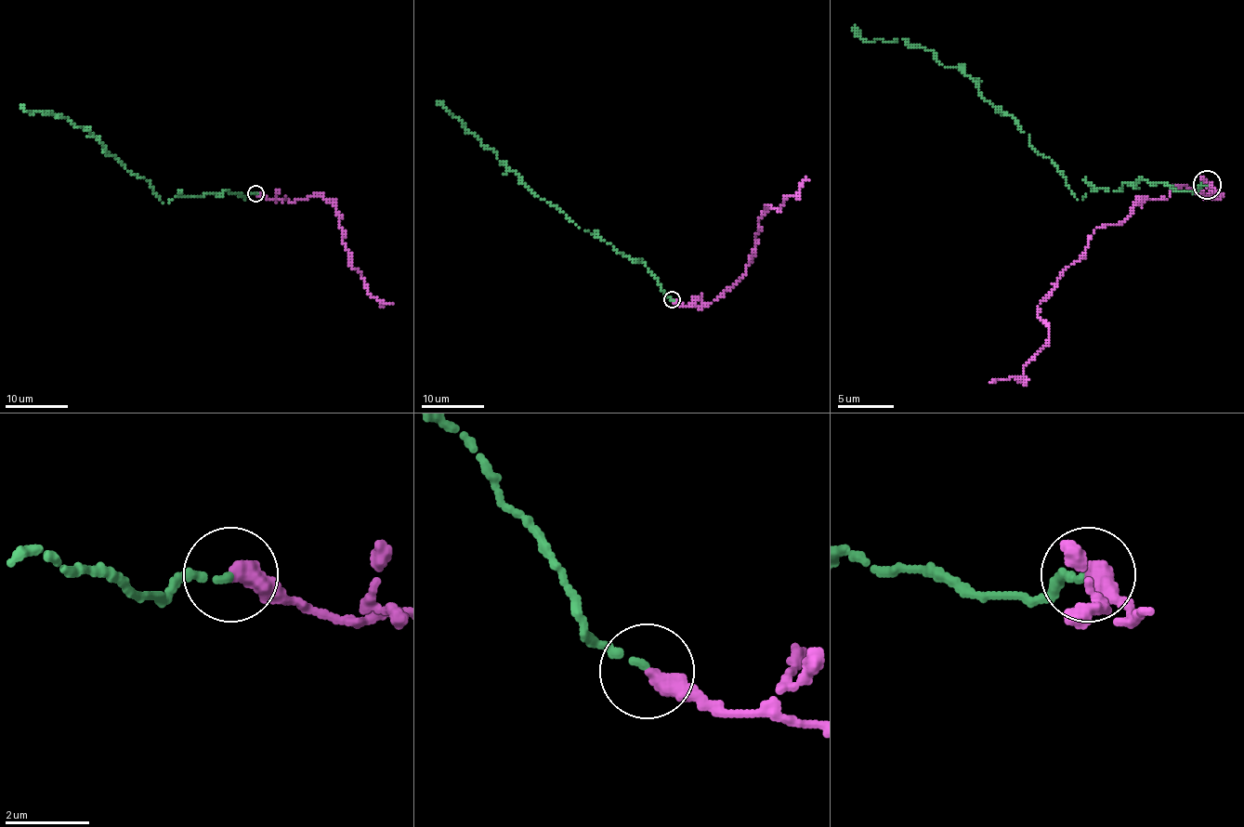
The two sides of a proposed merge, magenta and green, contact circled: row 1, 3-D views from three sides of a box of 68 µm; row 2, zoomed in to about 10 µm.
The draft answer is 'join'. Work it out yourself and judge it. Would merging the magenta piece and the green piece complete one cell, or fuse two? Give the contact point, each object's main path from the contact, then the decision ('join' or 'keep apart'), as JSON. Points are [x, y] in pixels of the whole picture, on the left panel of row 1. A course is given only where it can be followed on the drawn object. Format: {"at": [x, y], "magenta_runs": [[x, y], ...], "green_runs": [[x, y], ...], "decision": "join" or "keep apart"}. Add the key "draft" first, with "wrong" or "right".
{"draft": "right", "at": [255, 193], "magenta_runs": [[256, 194], [290, 200], [320, 194], [331, 202], [340, 217], [349, 262], [362, 274], [365, 289], [392, 305]], "green_runs": [[256, 194], [206, 192], [162, 202], [146, 179], [130, 174], [89, 131], [49, 111], [29, 113], [21, 104]], "decision": "join"}

